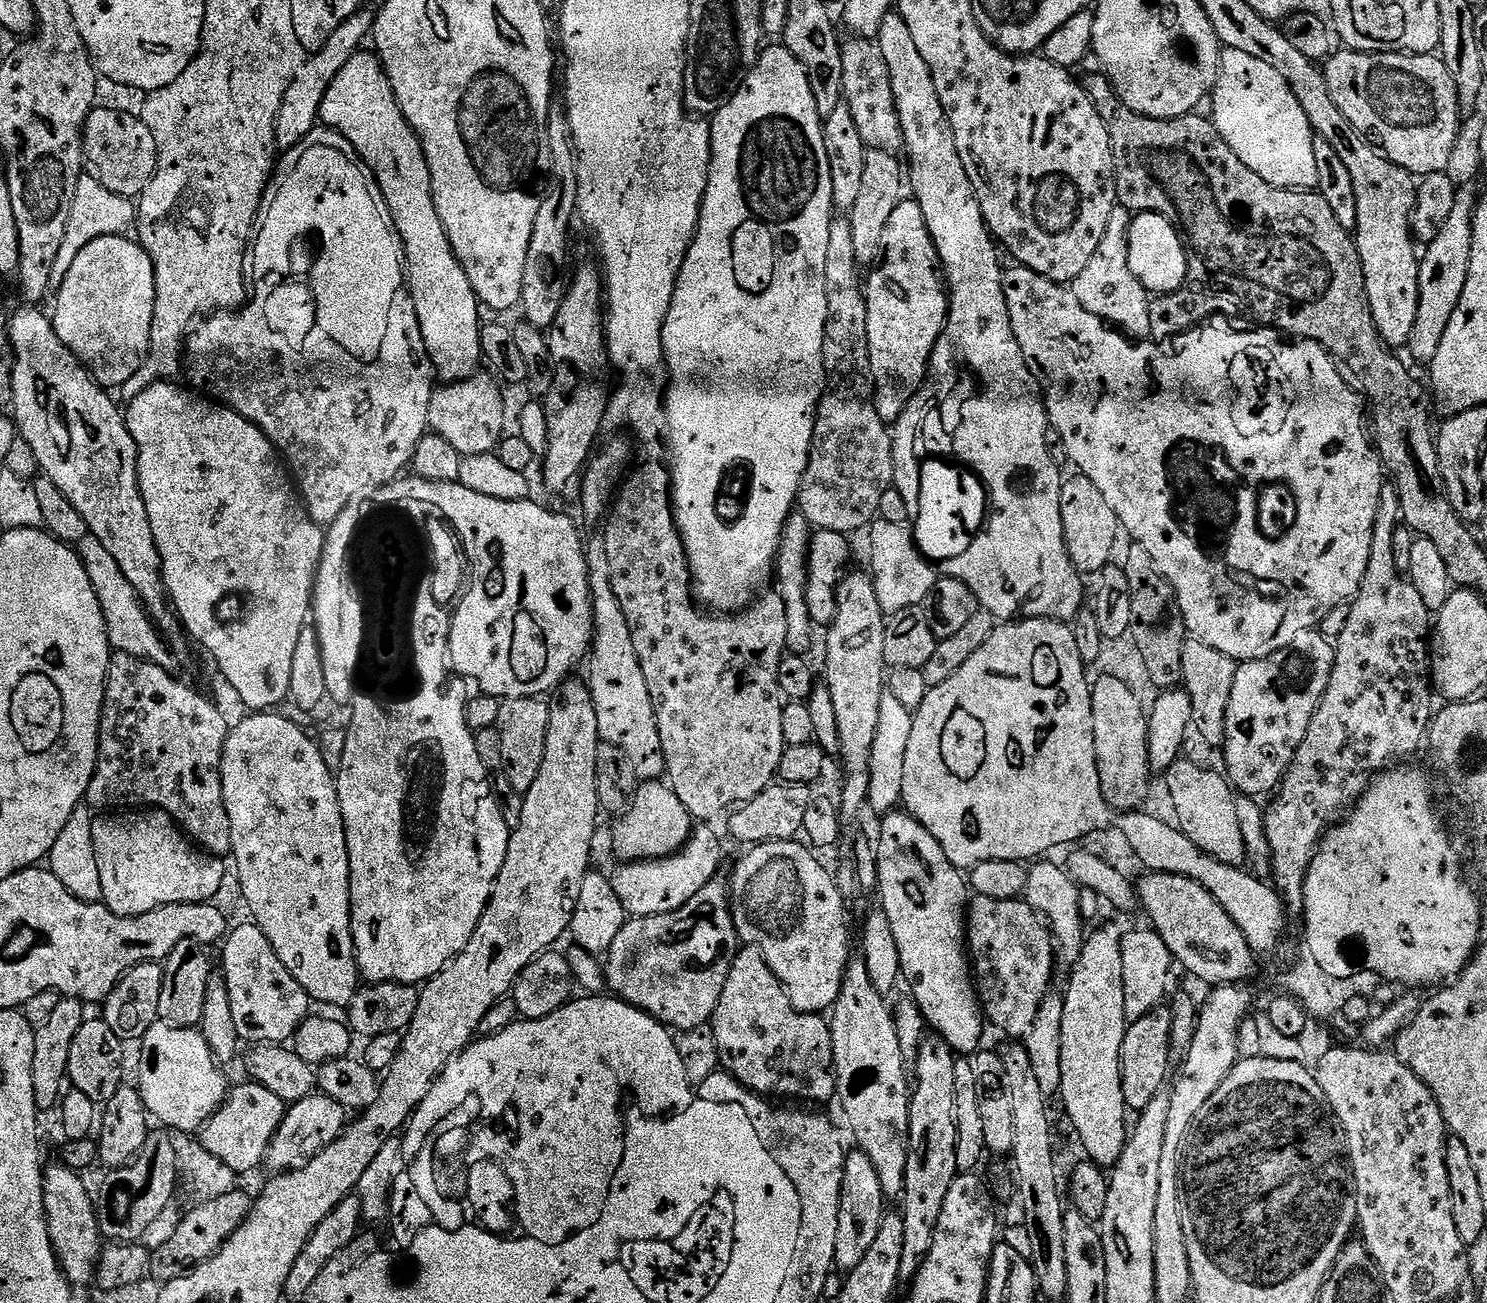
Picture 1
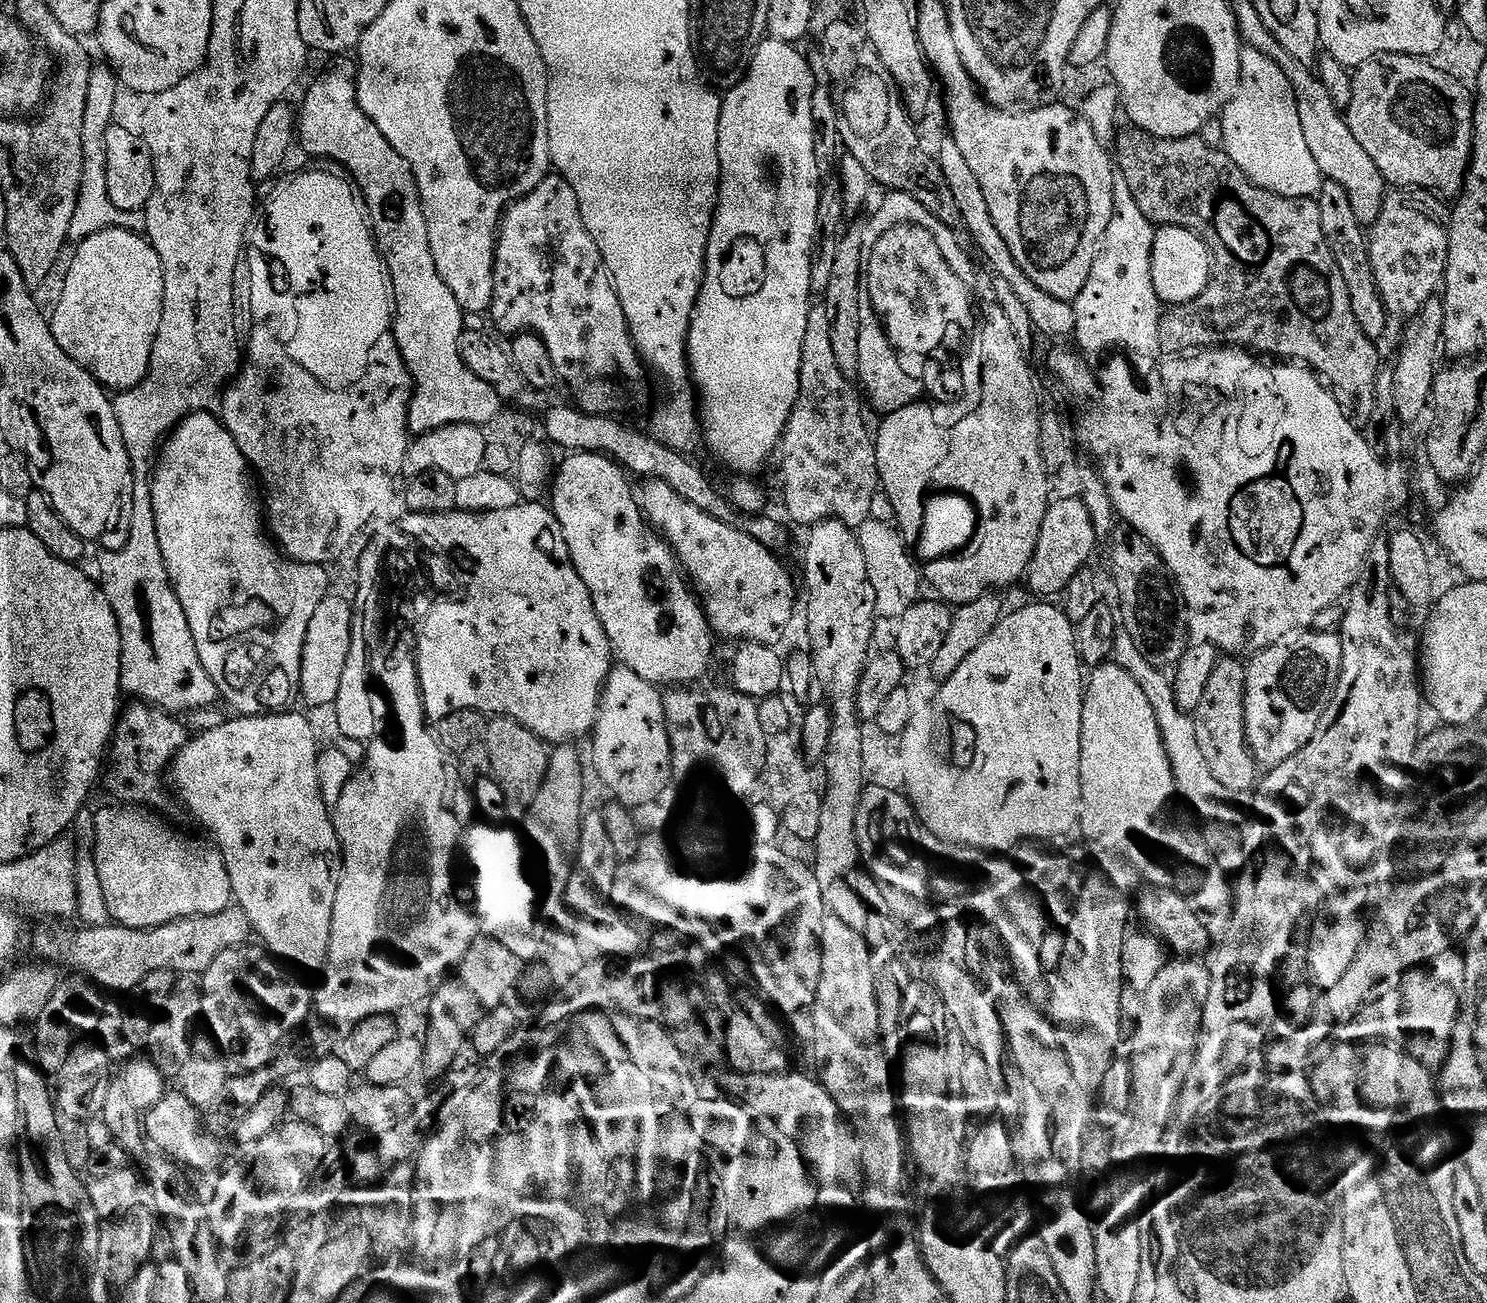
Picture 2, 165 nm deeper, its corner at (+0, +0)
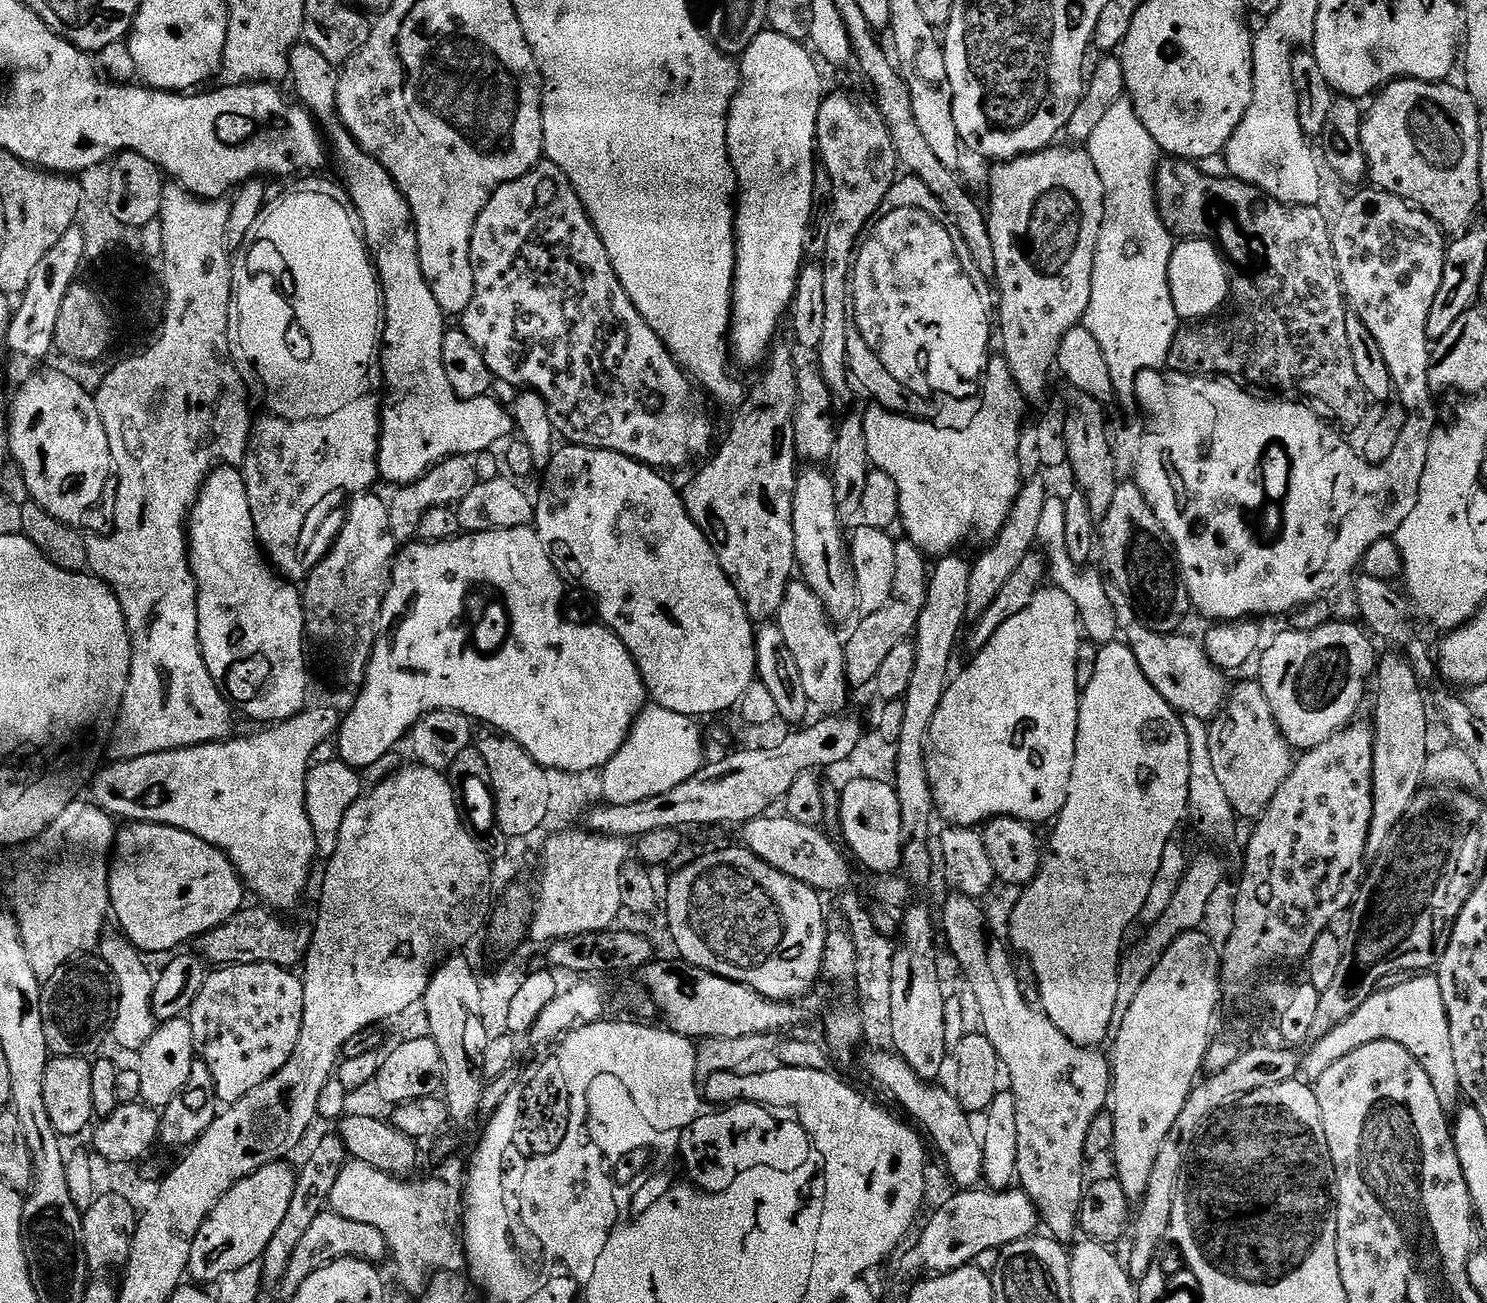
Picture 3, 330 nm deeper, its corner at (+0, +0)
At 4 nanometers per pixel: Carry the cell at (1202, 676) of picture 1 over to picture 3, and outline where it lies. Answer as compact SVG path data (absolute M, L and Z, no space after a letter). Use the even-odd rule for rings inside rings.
M1259 679L1244 680L1228 693L1228 701L1224 708L1208 724L1210 734L1210 759L1214 762L1214 771L1220 784L1224 787L1226 798L1230 798L1230 806L1237 817L1244 816L1251 822L1259 821L1270 806L1272 799L1278 794L1278 788L1292 772L1294 750L1288 745L1288 739L1280 732L1278 722L1274 718L1274 710L1270 710L1270 701L1262 690Z

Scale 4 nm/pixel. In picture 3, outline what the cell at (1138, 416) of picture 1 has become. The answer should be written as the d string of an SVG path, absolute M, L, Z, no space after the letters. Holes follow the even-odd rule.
M1371 190L1360 192L1340 212L1340 217L1331 225L1332 249L1336 259L1336 269L1340 275L1340 285L1344 291L1345 301L1350 305L1351 311L1356 312L1374 334L1378 346L1382 346L1382 358L1386 358L1386 366L1392 375L1392 386L1399 403L1406 406L1407 424L1402 430L1398 446L1386 461L1381 464L1372 464L1365 460L1363 455L1348 442L1342 444L1330 430L1321 427L1316 419L1306 411L1294 410L1288 404L1264 404L1252 400L1237 392L1236 388L1227 383L1207 383L1202 376L1189 376L1183 381L1176 393L1176 413L1174 414L1174 427L1168 436L1152 436L1147 443L1138 447L1140 461L1137 462L1134 482L1142 490L1146 502L1154 510L1158 522L1166 530L1176 550L1176 558L1180 561L1180 575L1184 577L1184 585L1188 597L1192 600L1193 609L1204 616L1209 616L1212 622L1242 621L1260 616L1280 616L1283 612L1292 614L1297 609L1303 608L1313 600L1327 597L1330 593L1351 574L1361 567L1361 561L1367 551L1379 540L1395 537L1396 531L1410 518L1414 506L1418 506L1418 490L1422 486L1422 470L1426 470L1426 458L1430 454L1432 435L1436 433L1437 397L1428 391L1428 365L1430 363L1430 341L1426 334L1426 322L1430 318L1430 306L1434 306L1434 298L1442 286L1442 274L1446 262L1446 233L1435 224L1433 220L1421 212L1419 208L1408 201L1391 196L1388 192Z

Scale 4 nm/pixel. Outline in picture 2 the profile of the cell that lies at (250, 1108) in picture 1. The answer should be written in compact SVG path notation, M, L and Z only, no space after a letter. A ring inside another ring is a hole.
M169 1091L154 1107L143 1113L145 1134L153 1147L185 1169L197 1168L200 1172L208 1172L219 1164L224 1156L224 1148L218 1137L200 1129L200 1116L201 1109L190 1098L186 1098L183 1092Z

